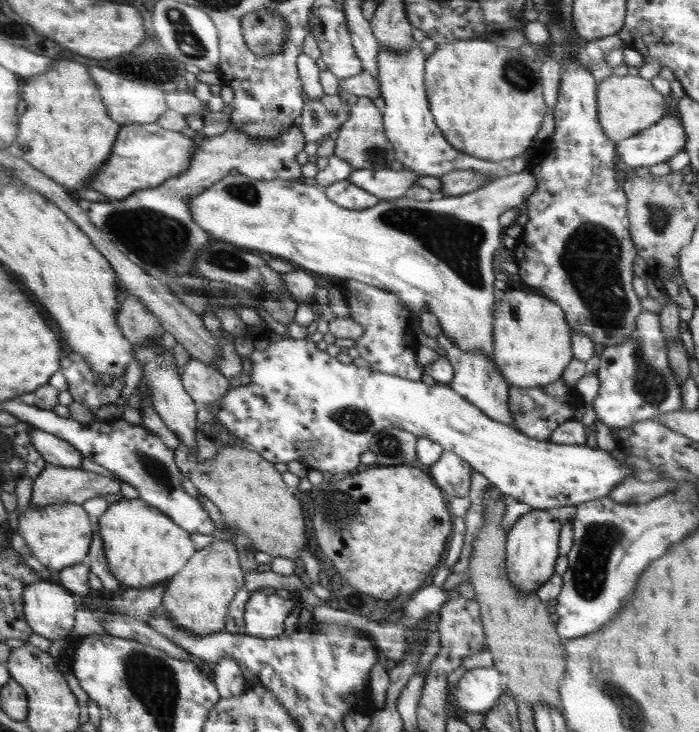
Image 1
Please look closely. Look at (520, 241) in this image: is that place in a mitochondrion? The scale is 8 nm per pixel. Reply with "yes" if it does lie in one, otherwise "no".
no

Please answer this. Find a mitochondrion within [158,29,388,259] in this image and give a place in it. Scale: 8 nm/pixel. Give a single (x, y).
(247, 193)

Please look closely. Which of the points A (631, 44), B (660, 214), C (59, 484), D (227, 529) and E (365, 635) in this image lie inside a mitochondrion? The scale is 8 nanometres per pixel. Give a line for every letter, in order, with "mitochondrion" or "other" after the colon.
A: other
B: mitochondrion
C: other
D: other
E: other

